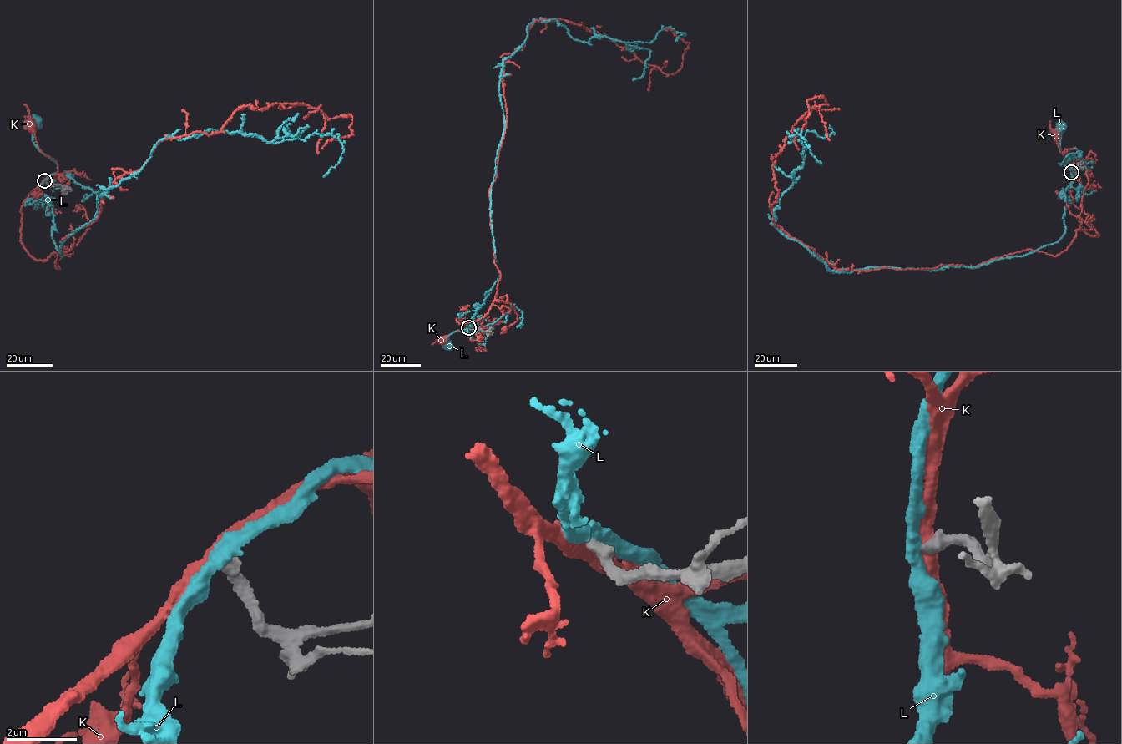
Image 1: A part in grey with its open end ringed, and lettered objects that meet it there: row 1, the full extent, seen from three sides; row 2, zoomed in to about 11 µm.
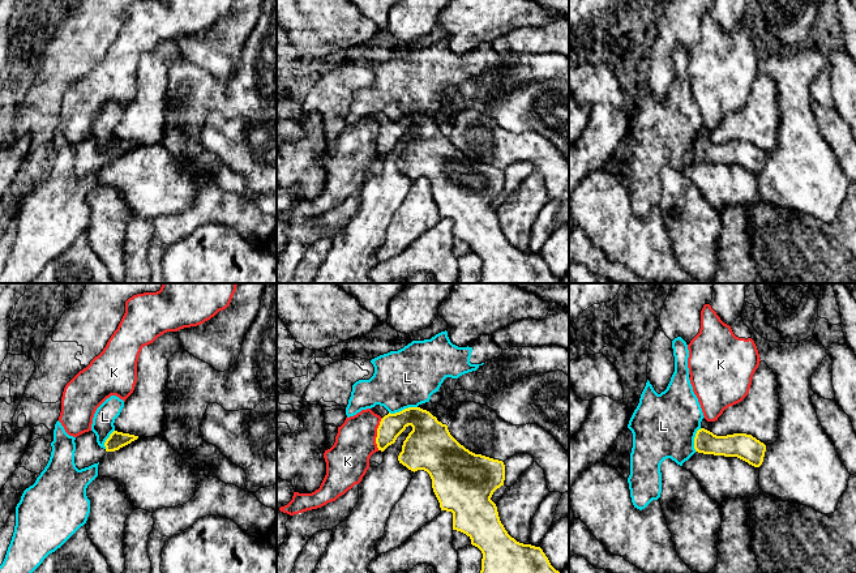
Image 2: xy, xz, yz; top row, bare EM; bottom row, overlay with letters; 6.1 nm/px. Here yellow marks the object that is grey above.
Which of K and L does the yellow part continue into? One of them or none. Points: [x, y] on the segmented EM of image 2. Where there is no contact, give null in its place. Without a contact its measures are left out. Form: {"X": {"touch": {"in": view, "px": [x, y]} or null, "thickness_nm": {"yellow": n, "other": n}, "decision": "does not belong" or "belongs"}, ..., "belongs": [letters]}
{"K": {"touch": {"in": "xz", "px": [377, 433]}, "thickness_nm": {"yellow": 170, "other": 260}, "decision": "does not belong"}, "L": {"touch": {"in": "xz", "px": [402, 410]}, "thickness_nm": {"yellow": 260, "other": 360}, "decision": "does not belong"}, "belongs": []}

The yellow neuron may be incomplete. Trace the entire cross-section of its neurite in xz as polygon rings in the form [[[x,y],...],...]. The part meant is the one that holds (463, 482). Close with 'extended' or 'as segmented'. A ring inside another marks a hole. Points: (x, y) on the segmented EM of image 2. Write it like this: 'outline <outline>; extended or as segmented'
outline [[[380,405],[371,410],[382,418],[376,437],[381,452],[394,444],[408,426],[412,427],[403,441],[398,461],[414,472],[424,470],[429,474],[441,510],[453,513],[453,530],[466,534],[471,544],[482,551],[480,573],[560,573],[551,565],[540,547],[517,542],[501,523],[497,506],[491,497],[504,486],[502,461],[470,452],[450,435],[446,424],[420,407],[408,407],[395,414],[390,414]]]; extended

